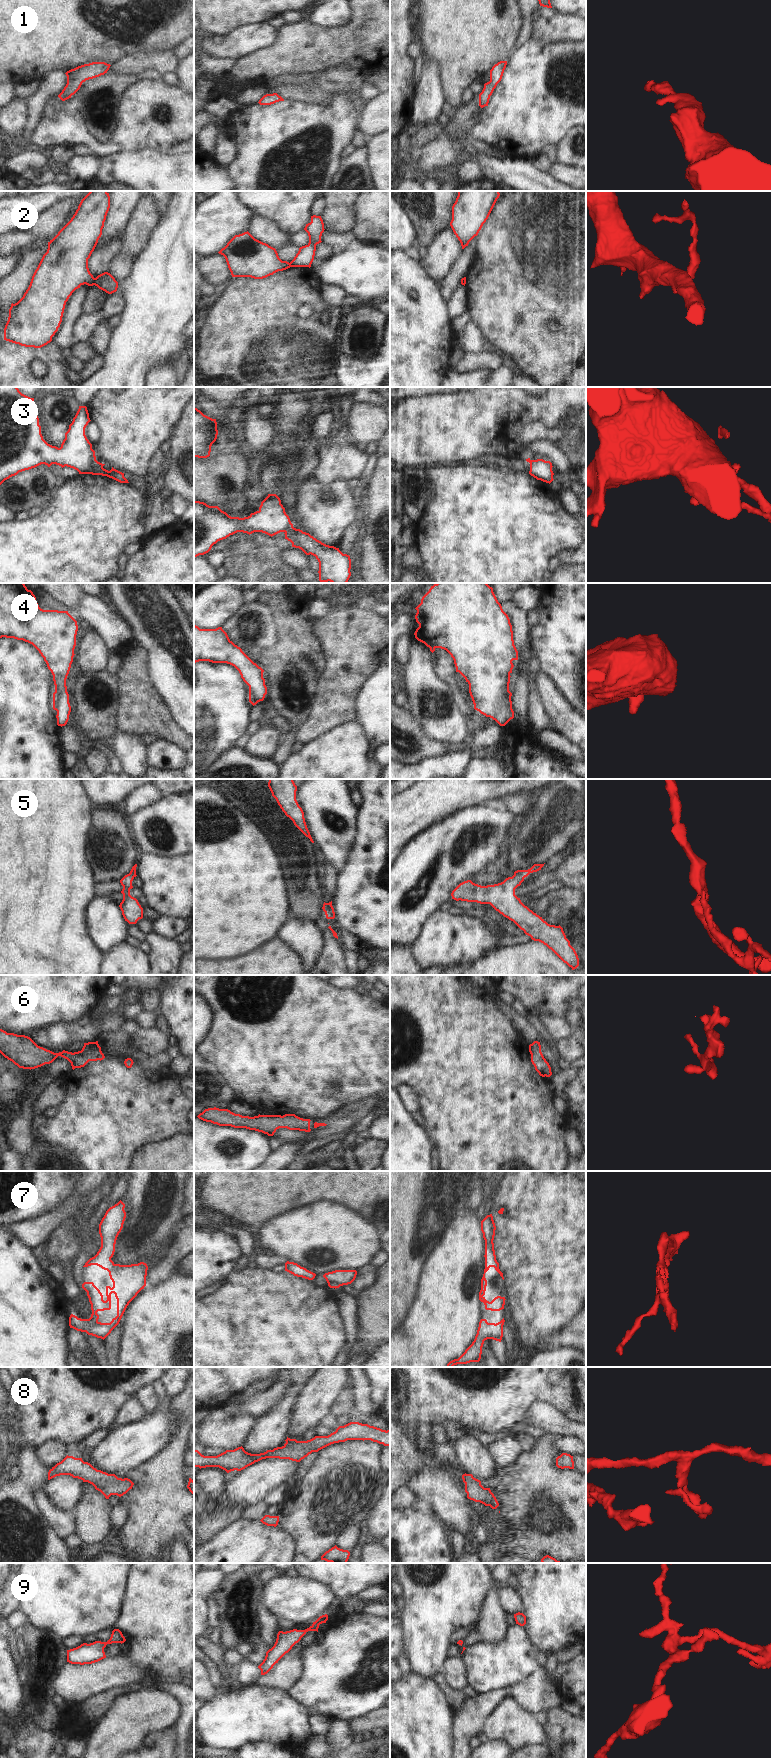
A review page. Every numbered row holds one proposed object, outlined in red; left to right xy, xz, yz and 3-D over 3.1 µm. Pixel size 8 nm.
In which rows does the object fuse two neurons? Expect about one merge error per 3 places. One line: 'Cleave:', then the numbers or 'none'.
Cleave: 2, 3, 4

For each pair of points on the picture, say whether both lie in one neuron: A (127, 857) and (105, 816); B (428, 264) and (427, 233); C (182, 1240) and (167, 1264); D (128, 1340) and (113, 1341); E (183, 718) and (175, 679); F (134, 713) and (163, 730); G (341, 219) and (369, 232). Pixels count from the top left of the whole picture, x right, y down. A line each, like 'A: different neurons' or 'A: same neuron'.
A: same neuron
B: different neurons
C: same neuron
D: different neurons
E: same neuron
F: same neuron
G: different neurons

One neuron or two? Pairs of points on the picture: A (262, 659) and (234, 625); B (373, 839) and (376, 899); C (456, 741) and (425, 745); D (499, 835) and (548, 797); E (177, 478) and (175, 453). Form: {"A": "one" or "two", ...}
{"A": "two", "B": "one", "C": "two", "D": "two", "E": "one"}

